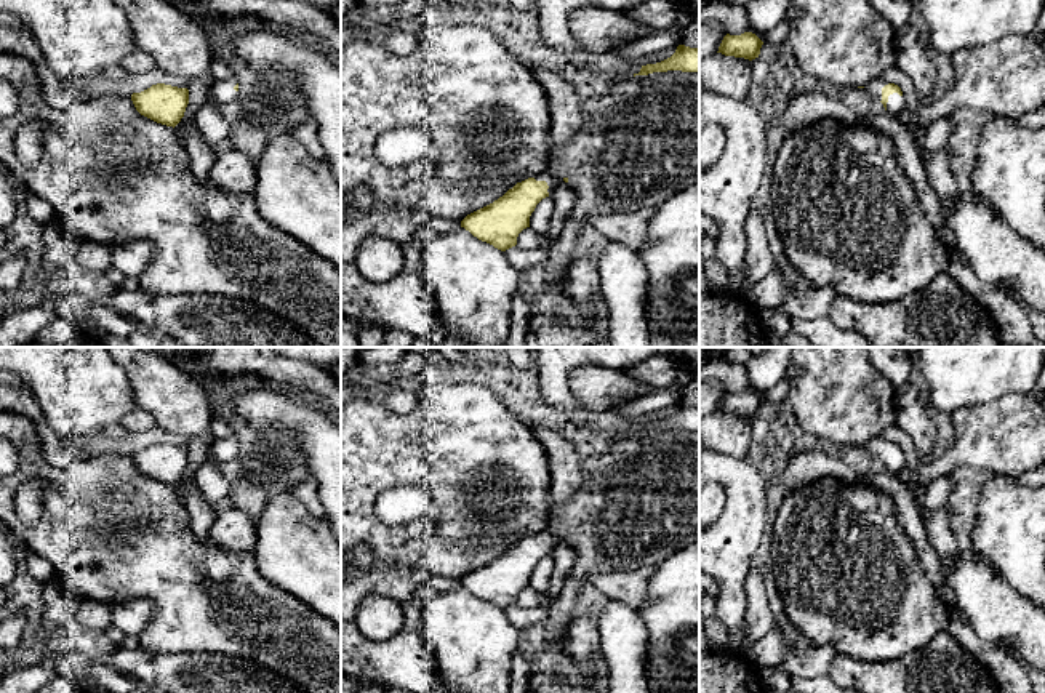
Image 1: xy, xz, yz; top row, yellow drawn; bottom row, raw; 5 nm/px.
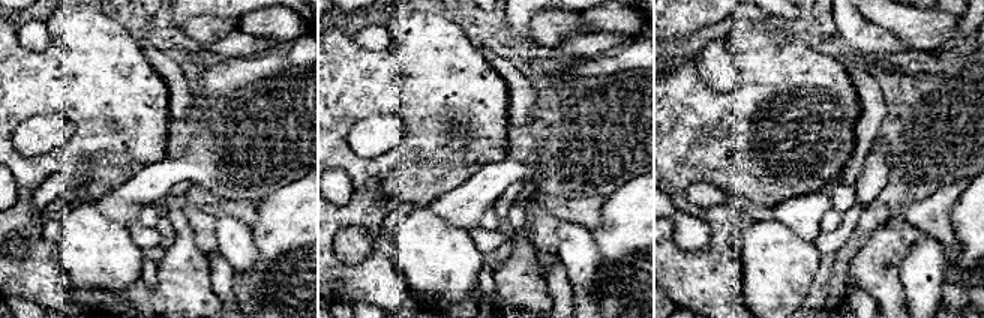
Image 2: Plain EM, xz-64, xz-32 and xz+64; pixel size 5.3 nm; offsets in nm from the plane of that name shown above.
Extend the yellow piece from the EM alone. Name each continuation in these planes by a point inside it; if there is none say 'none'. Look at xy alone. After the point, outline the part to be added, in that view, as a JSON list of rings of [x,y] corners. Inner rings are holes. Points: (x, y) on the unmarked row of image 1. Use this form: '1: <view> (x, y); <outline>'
1: xy (223, 450); [[[235,435],[214,440],[214,443],[211,445],[213,463],[219,464],[232,459],[238,451],[234,448],[235,443],[237,443]]]

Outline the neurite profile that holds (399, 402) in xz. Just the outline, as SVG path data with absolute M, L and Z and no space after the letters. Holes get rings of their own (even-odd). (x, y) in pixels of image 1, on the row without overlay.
M389 391L384 399L384 408L395 416L408 416L416 410L418 397L411 391Z

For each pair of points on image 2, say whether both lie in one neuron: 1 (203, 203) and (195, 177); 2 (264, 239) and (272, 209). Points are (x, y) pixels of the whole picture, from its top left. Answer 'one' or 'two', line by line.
1: two
2: one

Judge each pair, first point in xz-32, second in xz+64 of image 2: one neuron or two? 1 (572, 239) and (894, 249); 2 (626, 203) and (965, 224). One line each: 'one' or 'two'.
1: two
2: one

